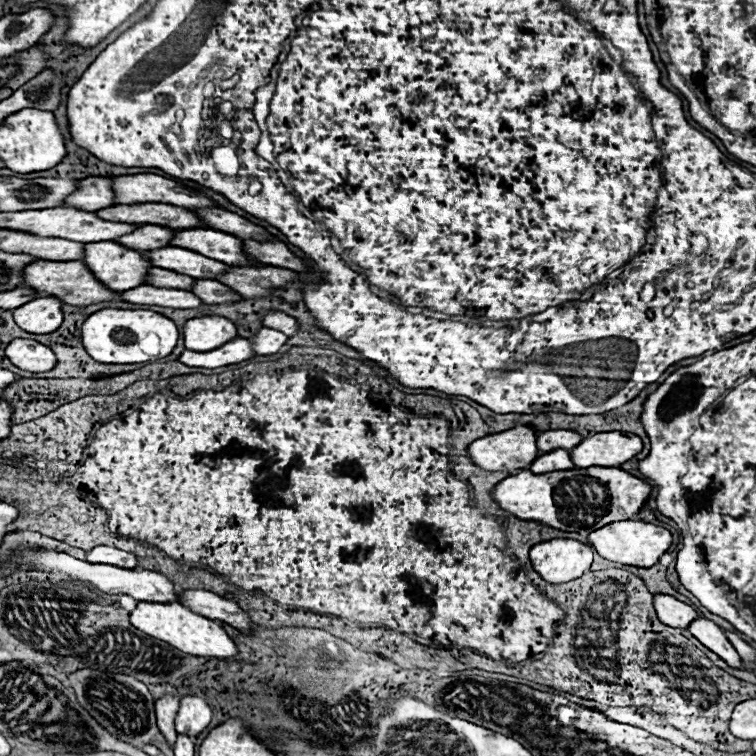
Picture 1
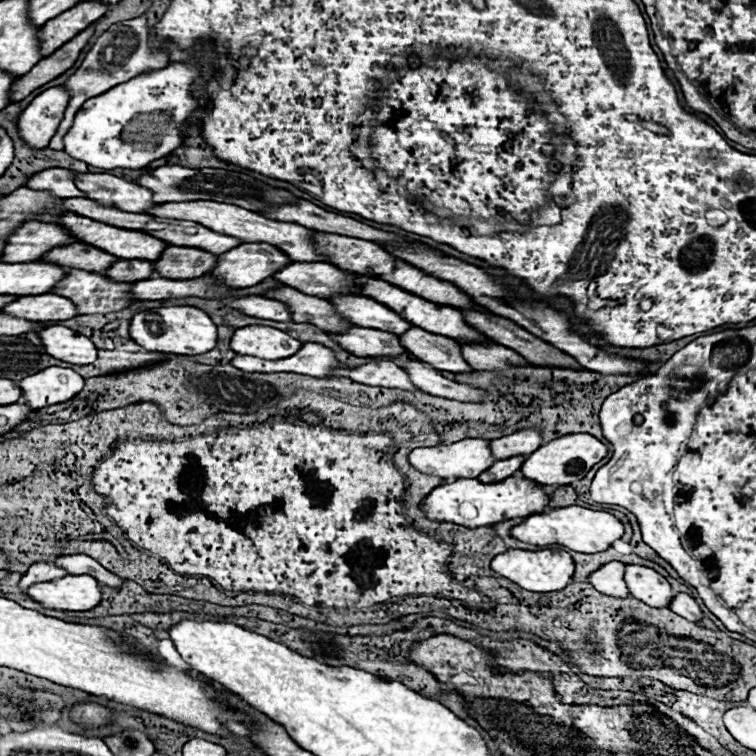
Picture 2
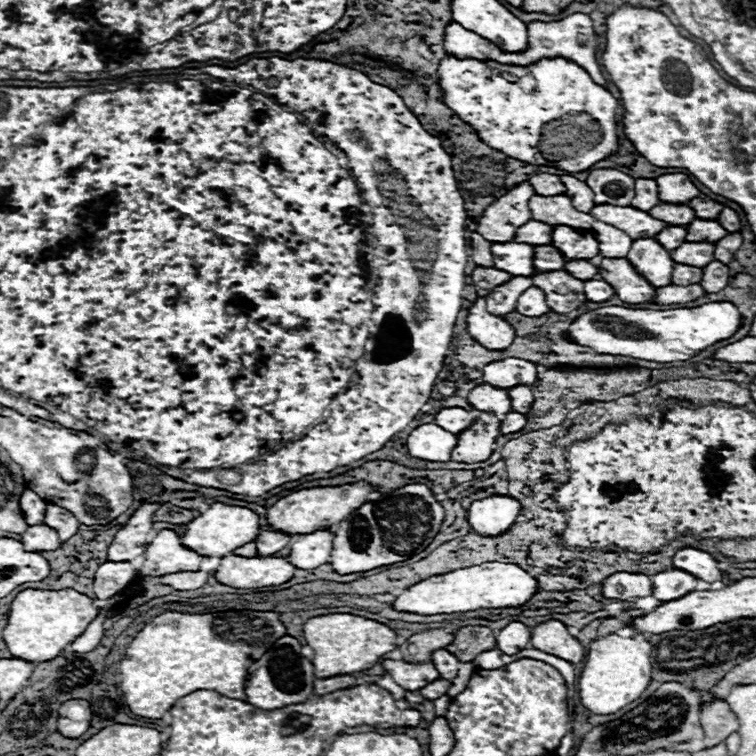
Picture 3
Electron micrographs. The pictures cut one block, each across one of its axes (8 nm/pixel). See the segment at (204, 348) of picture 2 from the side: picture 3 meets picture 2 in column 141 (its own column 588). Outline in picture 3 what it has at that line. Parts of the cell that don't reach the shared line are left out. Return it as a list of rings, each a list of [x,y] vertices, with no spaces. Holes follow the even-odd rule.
[[[708,302],[696,308],[674,310],[606,306],[582,314],[570,326],[570,338],[582,346],[590,346],[598,354],[630,356],[648,362],[684,362],[708,346],[732,338],[740,322],[742,314],[732,302]]]

